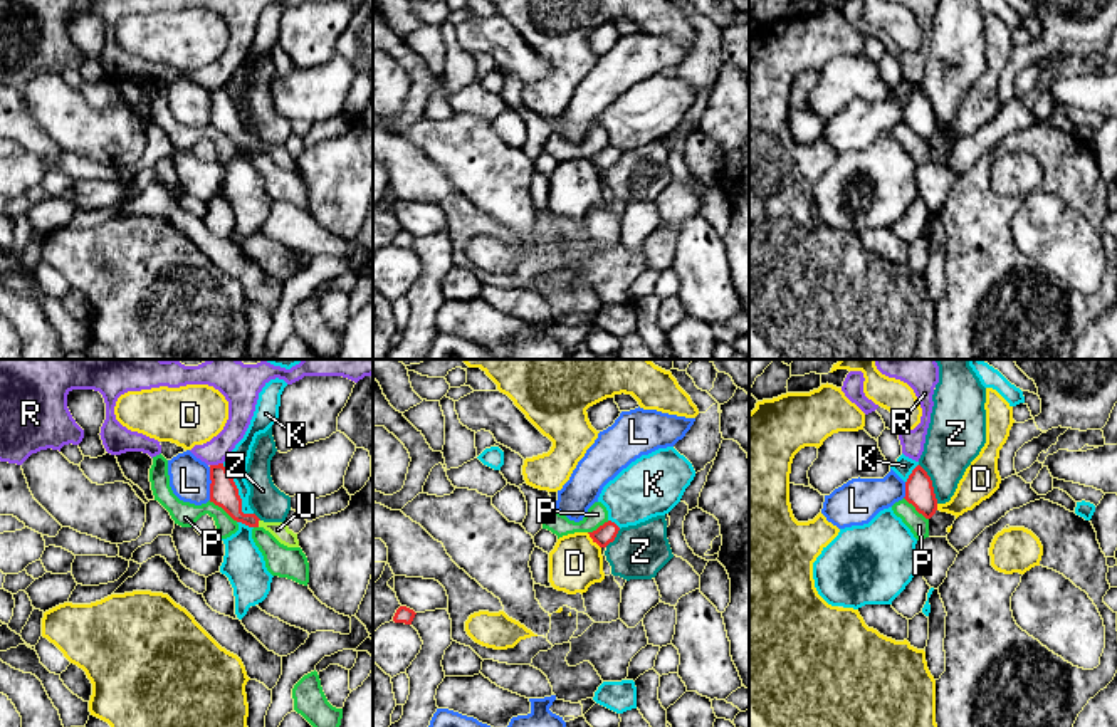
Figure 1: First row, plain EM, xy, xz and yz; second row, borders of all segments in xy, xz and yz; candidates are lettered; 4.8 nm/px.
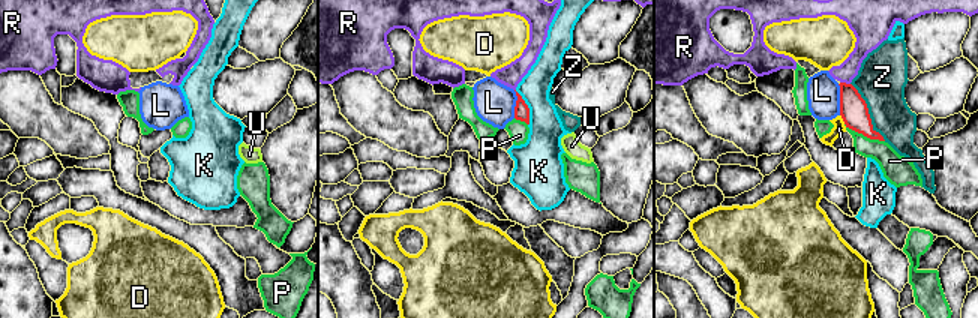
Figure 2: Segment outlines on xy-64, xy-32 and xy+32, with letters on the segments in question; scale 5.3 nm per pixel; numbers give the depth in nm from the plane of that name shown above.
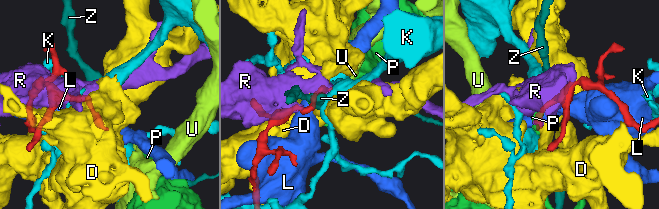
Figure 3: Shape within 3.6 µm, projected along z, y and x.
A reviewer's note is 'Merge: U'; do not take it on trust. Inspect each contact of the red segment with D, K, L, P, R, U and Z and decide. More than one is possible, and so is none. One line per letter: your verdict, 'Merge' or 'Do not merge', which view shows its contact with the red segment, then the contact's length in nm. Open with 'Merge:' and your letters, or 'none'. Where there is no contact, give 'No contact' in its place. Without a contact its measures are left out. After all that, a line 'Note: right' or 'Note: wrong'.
Merge: U
D: Do not merge. Touches red in xz. Shared border 100 nm
K: Do not merge. Touches red in xy. Shared border 280 nm
L: Do not merge. Touches red in xy. Shared border 160 nm
P: Do not merge. Touches red in xy. Shared border 170 nm
R: Do not merge. Touches red in xy. Shared border 70 nm
U: Merge. Touches red in xy. Shared border 40 nm
Z: Do not merge. Touches red in yz. Shared border 220 nm
Note: right

